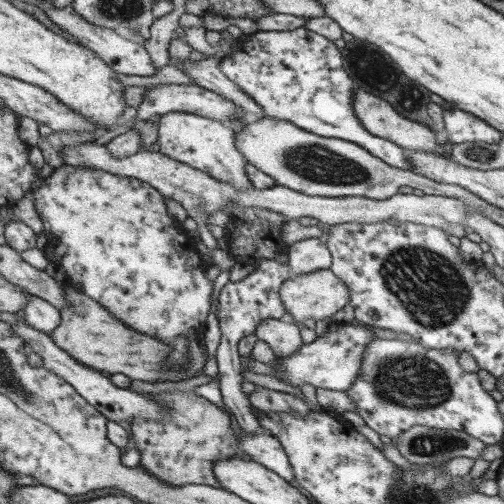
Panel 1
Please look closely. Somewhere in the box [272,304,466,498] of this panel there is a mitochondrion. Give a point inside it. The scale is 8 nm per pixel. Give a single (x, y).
(416, 383)

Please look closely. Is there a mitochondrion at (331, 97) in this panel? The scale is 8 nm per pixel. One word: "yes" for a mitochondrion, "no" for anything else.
no

